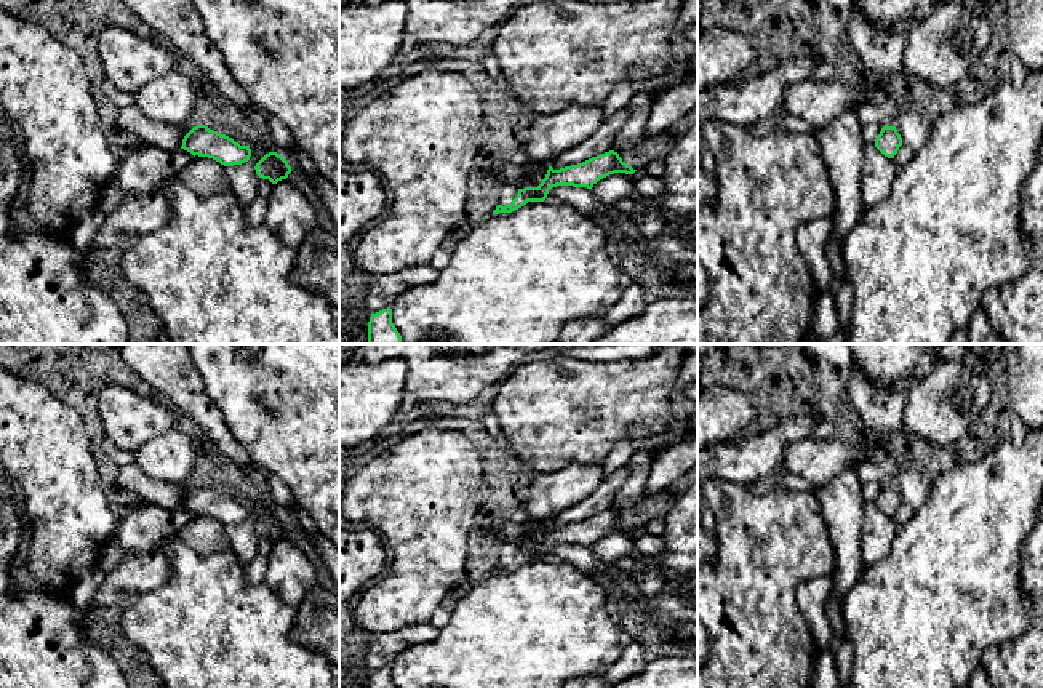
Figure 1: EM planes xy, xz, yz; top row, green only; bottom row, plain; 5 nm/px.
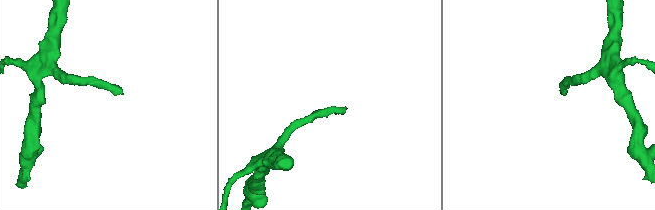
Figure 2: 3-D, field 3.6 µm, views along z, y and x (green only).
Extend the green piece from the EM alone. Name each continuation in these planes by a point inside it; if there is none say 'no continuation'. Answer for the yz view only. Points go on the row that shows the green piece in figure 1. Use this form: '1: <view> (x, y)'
no continuation

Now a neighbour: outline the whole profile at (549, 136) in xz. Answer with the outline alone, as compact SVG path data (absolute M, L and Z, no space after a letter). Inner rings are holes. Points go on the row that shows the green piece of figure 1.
M569 104L557 114L534 115L520 155L550 166L561 154L587 141L601 123L601 106Z

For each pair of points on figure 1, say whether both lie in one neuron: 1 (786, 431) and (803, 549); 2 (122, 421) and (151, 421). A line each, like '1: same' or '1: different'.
1: different
2: same

